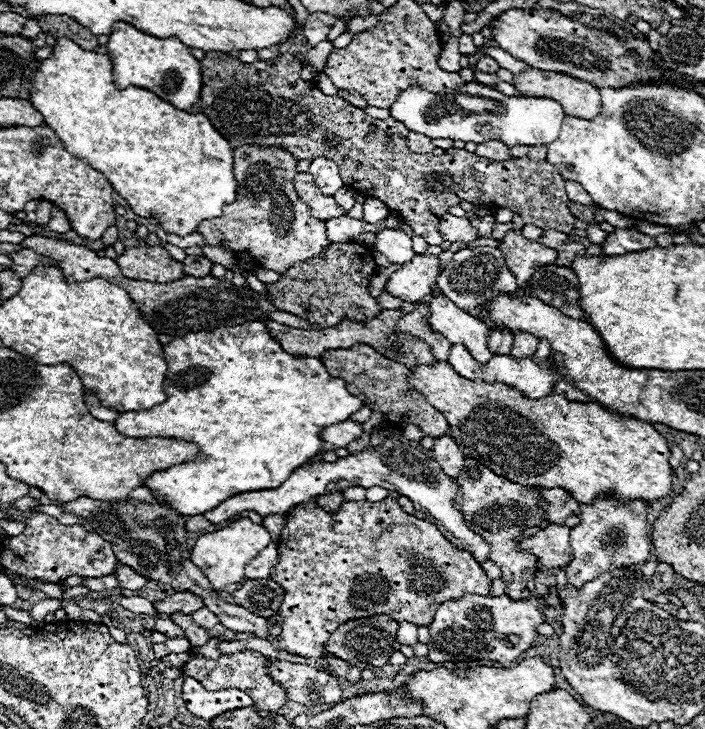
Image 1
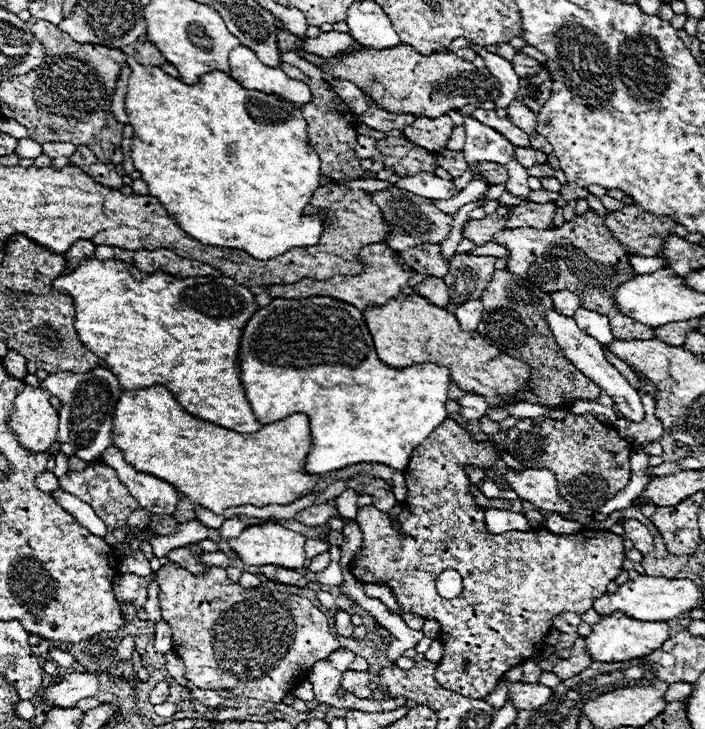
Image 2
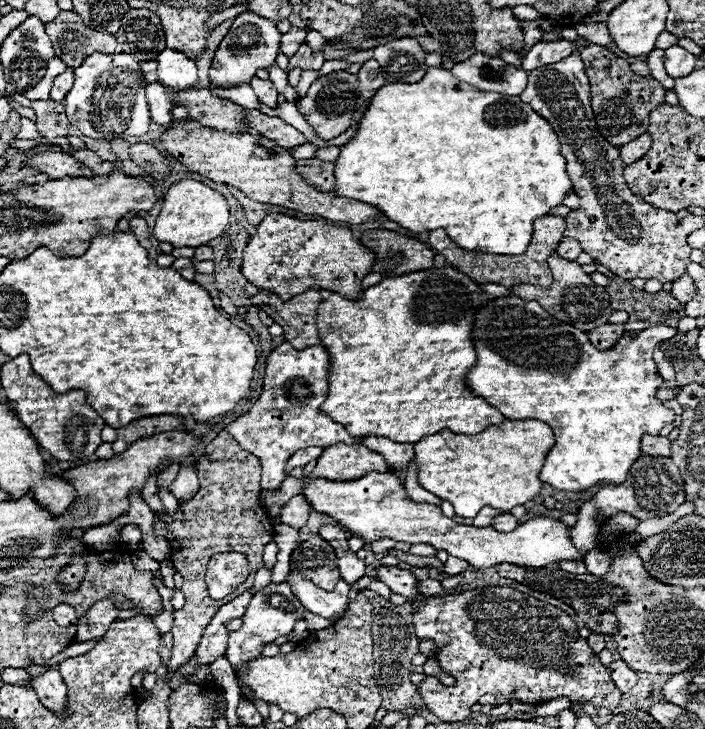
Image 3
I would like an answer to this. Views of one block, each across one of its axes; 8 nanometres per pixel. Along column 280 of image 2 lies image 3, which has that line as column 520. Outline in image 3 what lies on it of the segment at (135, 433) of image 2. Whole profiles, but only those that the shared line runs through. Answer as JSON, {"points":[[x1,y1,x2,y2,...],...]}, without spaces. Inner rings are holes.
{"points":[[504,420,502,424,488,426,480,434,452,434,450,430,442,430,434,436,426,436,414,444,416,450,416,466,418,466,418,482,428,492,436,494,440,500,448,500,458,516,474,518,484,506,492,506,496,510,508,512,514,506,526,504,536,498,542,490,542,482,538,480,544,458,554,446,552,428,540,420]]}

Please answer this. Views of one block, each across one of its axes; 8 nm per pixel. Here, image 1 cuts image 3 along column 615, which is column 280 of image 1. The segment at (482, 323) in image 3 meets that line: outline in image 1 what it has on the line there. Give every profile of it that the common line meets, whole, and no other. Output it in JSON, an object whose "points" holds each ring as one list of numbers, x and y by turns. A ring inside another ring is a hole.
{"points":[[246,322,240,326,224,326,210,332,196,332,174,338,164,346,164,358,168,372,164,380,166,402,142,412,124,412,116,420,120,434,146,438,180,438,190,440,202,448,202,454,190,466,172,466,162,472,154,472,148,478,146,488,160,494,178,514,196,516,204,510,216,508,226,498,250,492,268,490,280,486,296,466,310,462,322,448,320,432,332,424,350,420,354,412,364,406,364,396,354,396,346,390,342,378,330,376,320,358,292,356,270,336,262,322]]}

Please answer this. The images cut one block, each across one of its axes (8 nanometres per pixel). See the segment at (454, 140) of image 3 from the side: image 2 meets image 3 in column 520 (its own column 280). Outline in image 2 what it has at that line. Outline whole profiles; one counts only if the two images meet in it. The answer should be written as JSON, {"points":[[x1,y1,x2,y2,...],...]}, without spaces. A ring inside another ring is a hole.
{"points":[[132,56,126,58,126,64,132,70,130,80,128,80,128,92,126,92,126,98,124,98,124,106,126,106,126,114,130,118,128,122,134,128,134,138,132,138,132,146,130,146,134,168,142,174,140,178,148,184,150,196,160,200,160,204,168,210,168,214,172,214,172,218,176,218,176,224,186,234,190,234,192,238,198,238,204,244,248,250,248,254,252,254,258,260,276,258,278,254,284,254,294,246,318,244,318,240,322,236,324,222,322,222,320,216,302,216,302,210,310,202,314,190,320,186,320,178,322,178,320,176,320,158,312,150,312,146,308,144,306,120,302,118,302,108,300,106,296,106,292,102,276,100,274,96,258,92,258,90,246,90,232,76,228,76,224,72,208,72,200,78,198,84,188,86,188,84,182,84,178,78,172,78,166,72,162,72,158,66,138,64]]}

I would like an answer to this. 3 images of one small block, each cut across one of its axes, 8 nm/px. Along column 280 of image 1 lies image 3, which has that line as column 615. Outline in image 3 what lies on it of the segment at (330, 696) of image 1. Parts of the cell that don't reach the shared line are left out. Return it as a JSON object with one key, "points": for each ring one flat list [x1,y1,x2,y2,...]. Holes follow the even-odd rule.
{"points":[[614,660,614,662,608,666,608,670,610,670,610,676,612,676,614,684,618,686,618,690,620,690,622,694,630,692,630,688,638,682,636,672,630,670,622,660]]}

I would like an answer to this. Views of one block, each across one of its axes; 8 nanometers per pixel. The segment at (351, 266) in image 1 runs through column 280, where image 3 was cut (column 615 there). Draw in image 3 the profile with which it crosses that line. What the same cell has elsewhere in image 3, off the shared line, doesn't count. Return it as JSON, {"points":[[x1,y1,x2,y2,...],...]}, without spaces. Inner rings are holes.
{"points":[[618,276,608,278,606,292,610,296,610,306,614,306,614,310,628,312,628,334,638,334,656,324,678,328,680,318,686,316,686,306,680,304,670,292,660,290,656,294,648,294,644,290,634,288,628,280]]}

